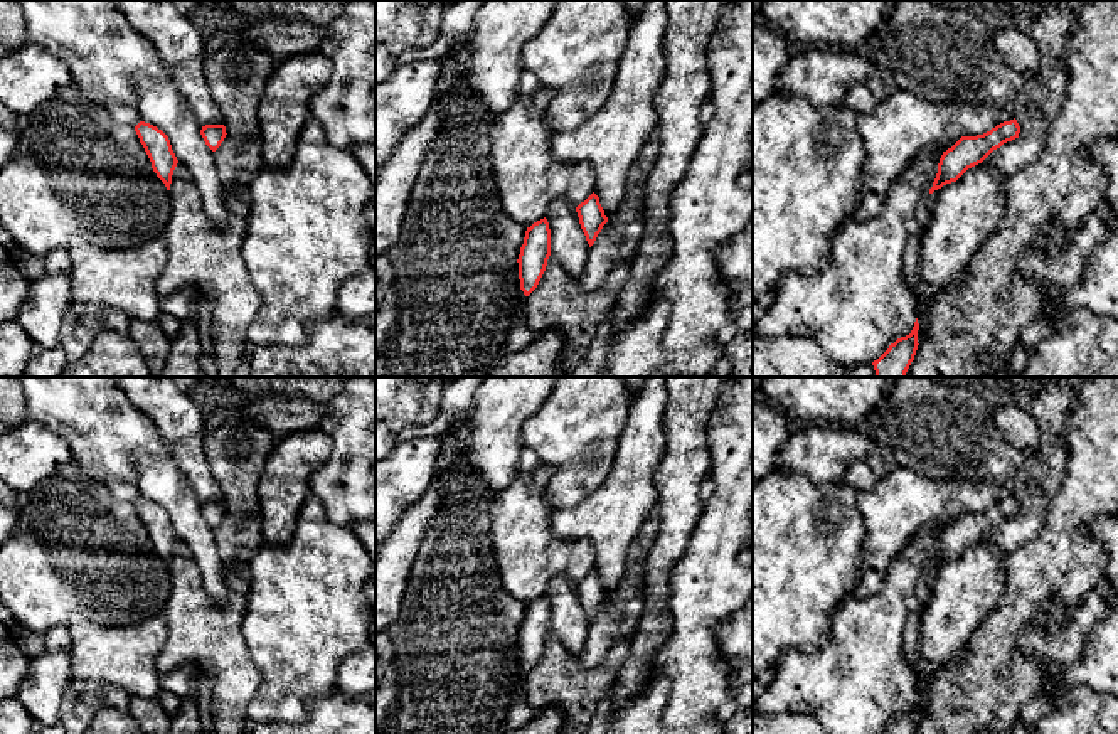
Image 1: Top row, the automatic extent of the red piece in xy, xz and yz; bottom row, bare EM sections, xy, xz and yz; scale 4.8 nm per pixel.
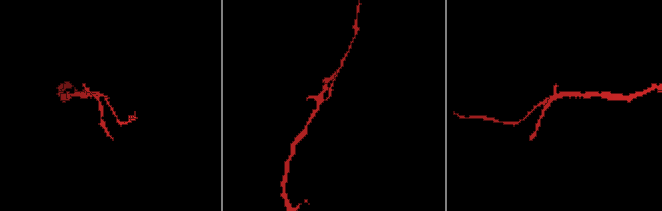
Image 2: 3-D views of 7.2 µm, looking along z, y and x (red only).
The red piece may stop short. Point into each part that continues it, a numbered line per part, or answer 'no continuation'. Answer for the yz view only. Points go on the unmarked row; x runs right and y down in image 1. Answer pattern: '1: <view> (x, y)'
no continuation

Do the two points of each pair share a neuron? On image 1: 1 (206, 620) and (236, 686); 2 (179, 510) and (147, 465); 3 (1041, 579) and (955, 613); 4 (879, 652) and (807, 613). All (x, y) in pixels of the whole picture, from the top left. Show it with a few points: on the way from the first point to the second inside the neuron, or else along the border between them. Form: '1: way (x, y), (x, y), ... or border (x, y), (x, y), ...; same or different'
1: way (209, 637), (229, 669); same
2: way (177, 499), (157, 477); same
3: border (1006, 558), (1004, 593), (995, 608), (977, 627); different
4: border (849, 590), (832, 613), (830, 635), (802, 652); different

